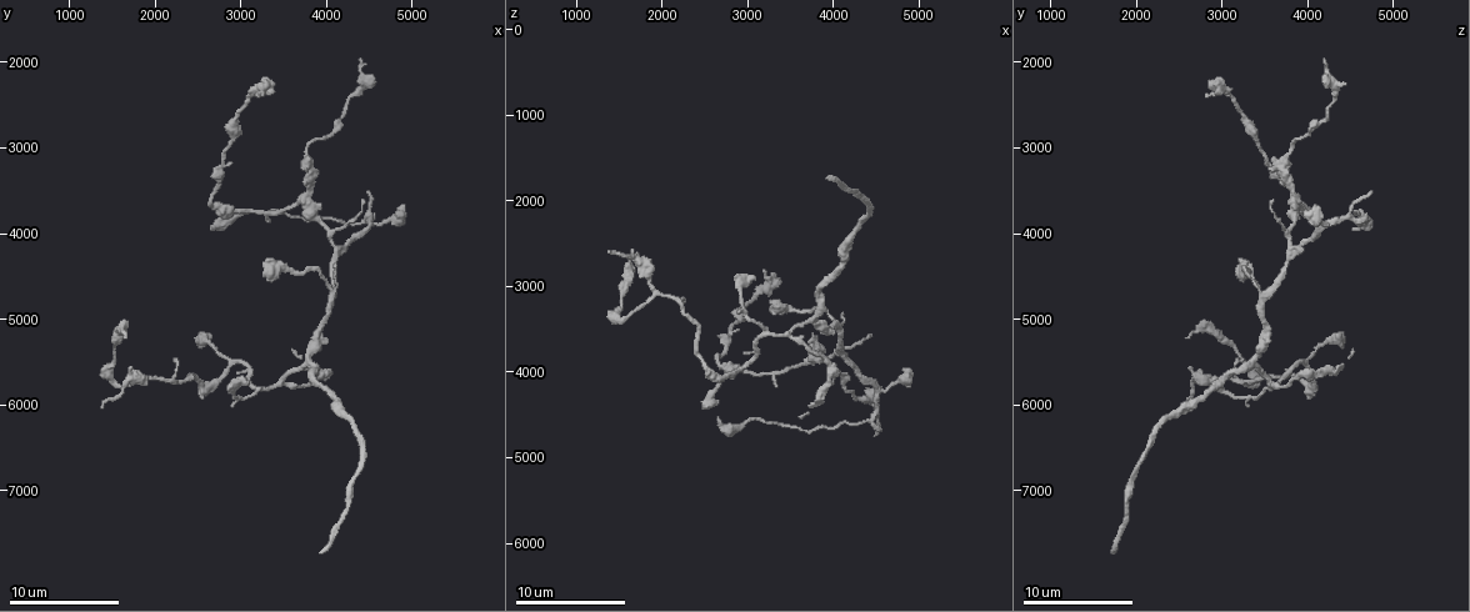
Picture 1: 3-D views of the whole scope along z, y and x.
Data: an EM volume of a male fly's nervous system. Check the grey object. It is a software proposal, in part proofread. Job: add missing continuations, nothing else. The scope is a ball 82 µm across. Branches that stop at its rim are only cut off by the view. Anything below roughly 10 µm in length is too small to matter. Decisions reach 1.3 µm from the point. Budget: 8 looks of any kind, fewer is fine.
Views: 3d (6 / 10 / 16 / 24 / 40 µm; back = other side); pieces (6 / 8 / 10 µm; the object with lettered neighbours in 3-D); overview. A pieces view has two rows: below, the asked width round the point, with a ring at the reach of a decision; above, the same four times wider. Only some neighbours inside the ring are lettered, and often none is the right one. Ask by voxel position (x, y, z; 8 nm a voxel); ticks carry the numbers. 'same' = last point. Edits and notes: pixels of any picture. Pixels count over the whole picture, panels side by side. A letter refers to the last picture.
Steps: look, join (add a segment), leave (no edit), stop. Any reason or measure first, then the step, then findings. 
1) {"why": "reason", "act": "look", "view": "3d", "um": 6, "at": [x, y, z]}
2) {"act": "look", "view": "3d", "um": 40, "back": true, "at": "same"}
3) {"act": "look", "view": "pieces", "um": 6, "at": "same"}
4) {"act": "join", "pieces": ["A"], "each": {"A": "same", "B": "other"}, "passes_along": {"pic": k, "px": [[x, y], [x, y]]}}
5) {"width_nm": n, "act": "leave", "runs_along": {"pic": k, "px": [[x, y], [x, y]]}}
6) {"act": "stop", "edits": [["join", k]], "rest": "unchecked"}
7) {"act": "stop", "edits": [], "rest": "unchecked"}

{"why": "free end", "act": "look", "view": "pieces", "um": 8, "at": [2700, 3950, 4600]}

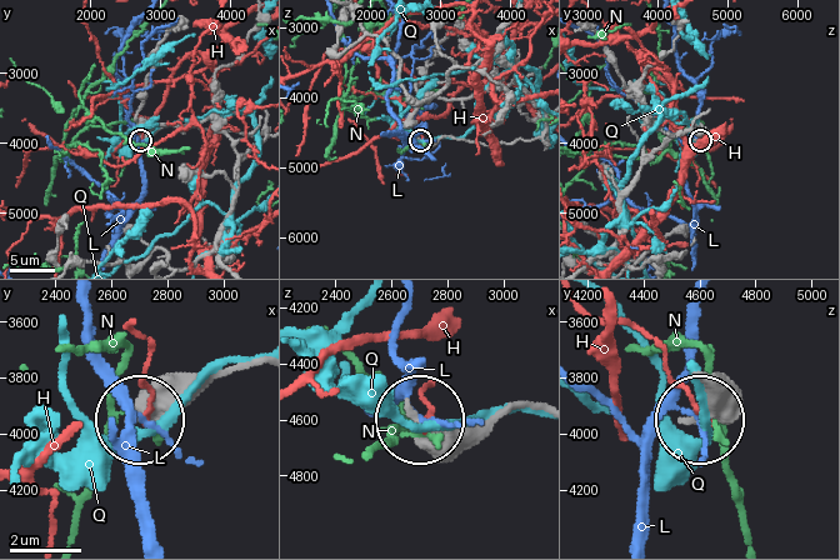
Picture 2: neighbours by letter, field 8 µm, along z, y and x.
{"act": "leave", "each": {"H": "other", "L": "other", "N": "other", "Q": "other"}, "runs_along": {"pic": 2, "px": [[259, 365], [231, 365], [178, 386], [145, 416]]}, "found": "no lettered segment goes on from it"}

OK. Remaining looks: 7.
{"why": "branch stops here", "act": "look", "view": "pieces", "um": 6, "at": [3250, 4450, 3200]}

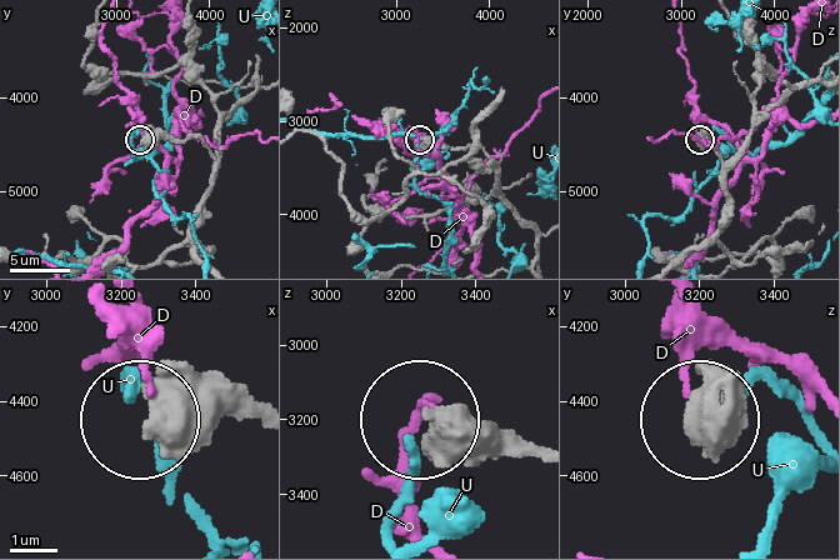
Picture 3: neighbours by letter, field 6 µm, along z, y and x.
{"act": "leave", "each": {"D": "other", "U": "other"}, "runs_along": {"pic": 3, "px": [[249, 416], [145, 420]]}, "found": "none of them fits"}

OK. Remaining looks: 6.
{"act": "look", "view": "3d", "um": 10, "at": [1650, 5200, 2600]}

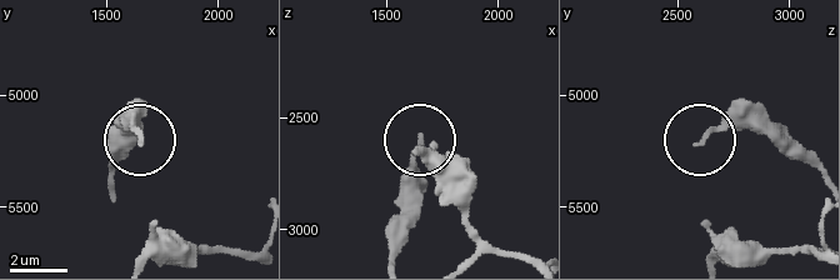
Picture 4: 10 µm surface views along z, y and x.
{"act": "look", "view": "pieces", "um": 6, "at": [1650, 5220, 2590]}

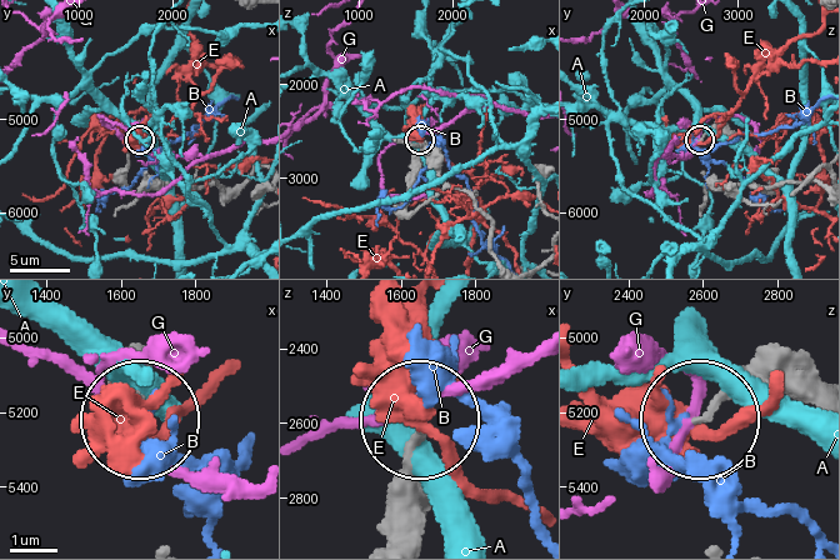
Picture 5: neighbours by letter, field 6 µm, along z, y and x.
{"act": "leave", "each": {"A": "other", "B": "other", "E": "other", "G": "other"}, "found": "no lettered segment goes on from it"}

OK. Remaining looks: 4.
{"why": "thin end", "act": "look", "view": "3d", "um": 10, "at": [1350, 6000, 2600]}

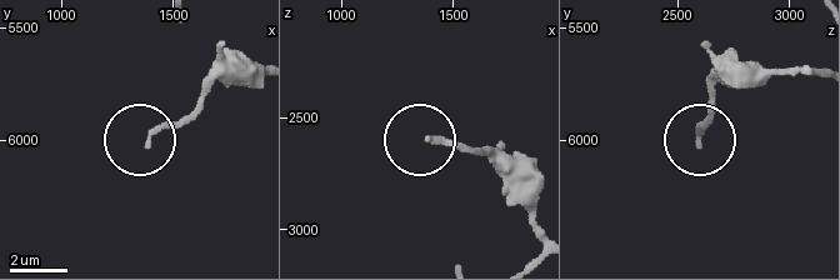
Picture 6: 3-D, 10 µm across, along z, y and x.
{"act": "look", "view": "pieces", "um": 10, "at": [1400, 6010, 2600]}

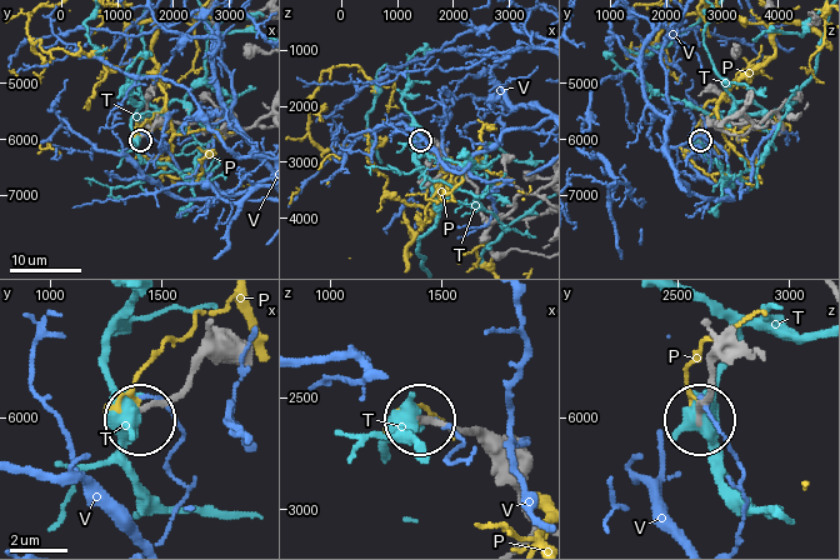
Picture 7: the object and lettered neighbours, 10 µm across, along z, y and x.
{"width_nm": 170, "act": "leave", "each": {"P": "other", "T": "other", "V": "other"}, "found": "none of them fits"}

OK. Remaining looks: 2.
{"act": "stop", "edits": [], "rest": "unchecked"}

